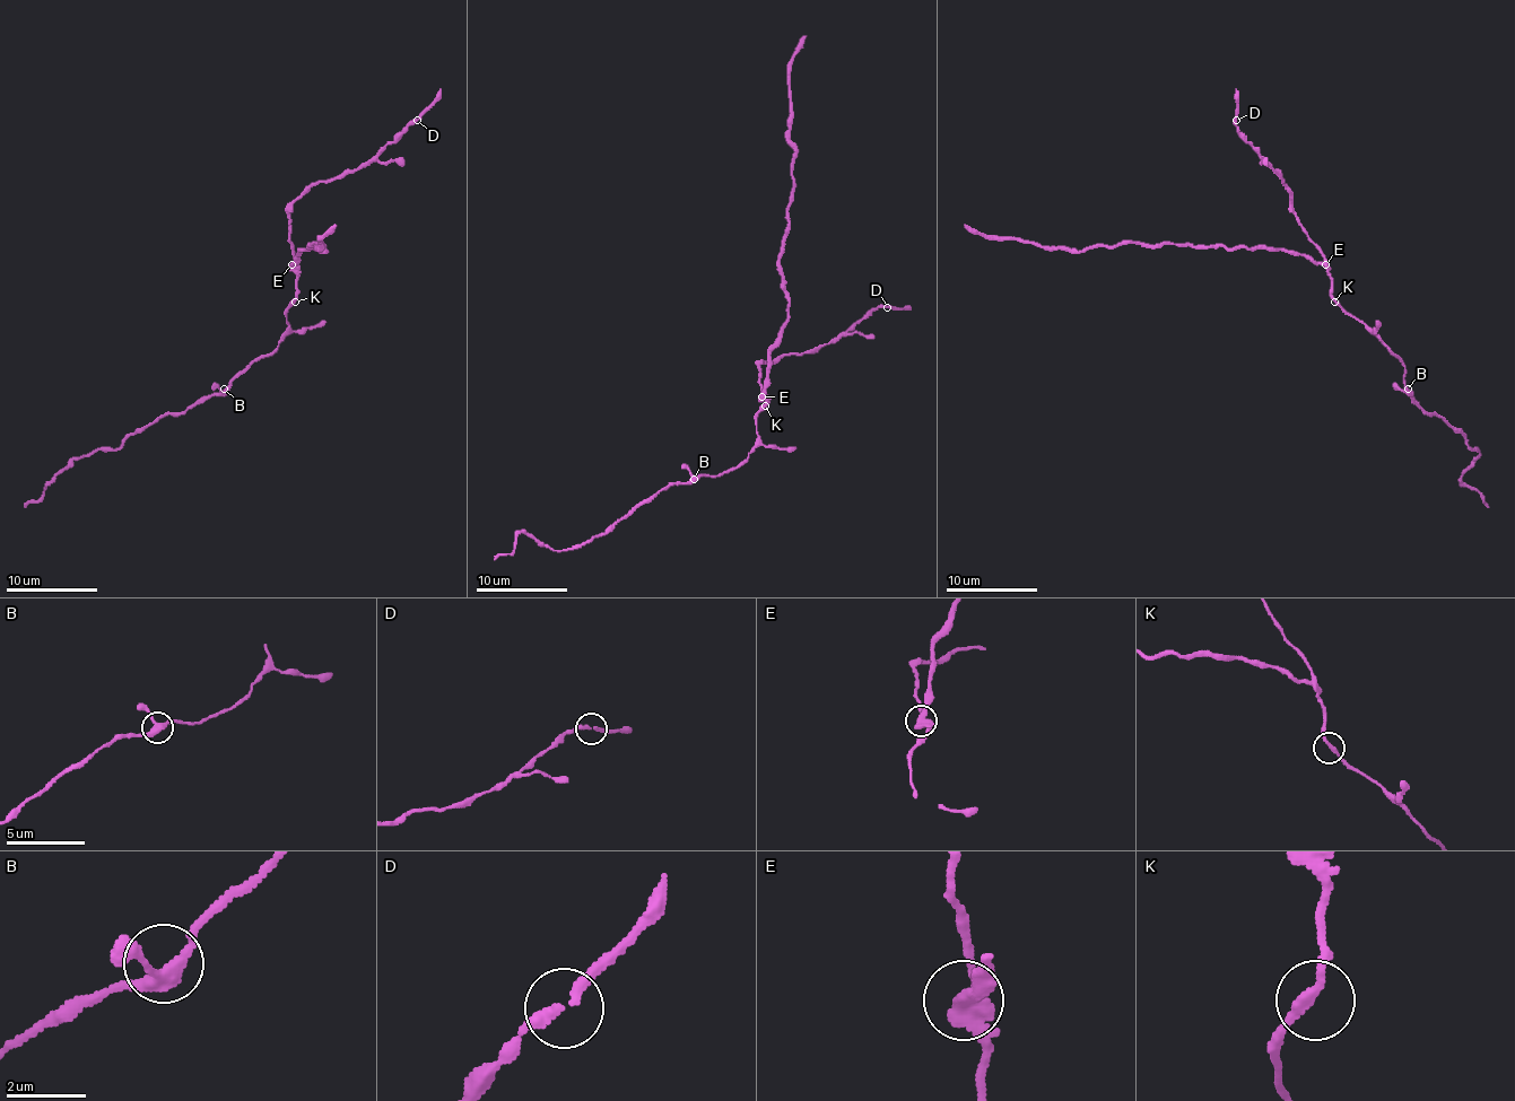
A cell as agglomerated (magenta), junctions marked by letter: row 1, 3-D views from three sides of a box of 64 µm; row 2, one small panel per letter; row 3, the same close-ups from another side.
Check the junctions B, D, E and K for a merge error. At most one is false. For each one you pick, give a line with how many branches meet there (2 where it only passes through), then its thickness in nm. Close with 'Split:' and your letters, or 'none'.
E: branches 3; calibre 340 nm
Split: E

